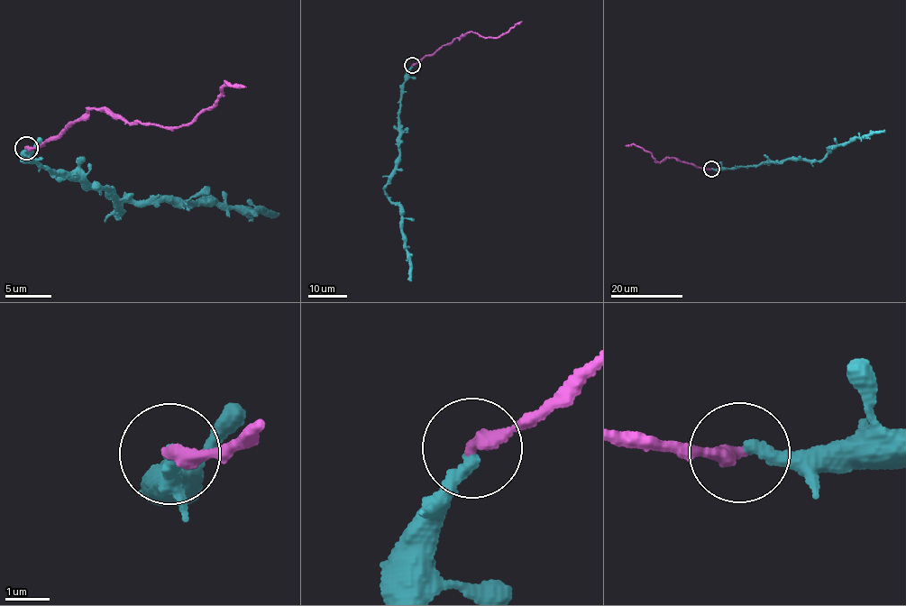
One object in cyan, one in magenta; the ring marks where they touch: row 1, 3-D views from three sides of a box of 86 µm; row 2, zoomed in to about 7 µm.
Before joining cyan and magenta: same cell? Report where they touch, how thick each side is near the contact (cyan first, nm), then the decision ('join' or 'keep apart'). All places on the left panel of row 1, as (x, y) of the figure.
(26, 148) | 280/320 nm | keep apart

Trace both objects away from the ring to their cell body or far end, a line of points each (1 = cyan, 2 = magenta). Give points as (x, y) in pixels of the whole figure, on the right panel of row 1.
1: (711, 169), (794, 159), (820, 160), (830, 148), (884, 129)
2: (710, 169), (666, 156), (656, 162), (647, 151), (635, 145), (626, 145)

